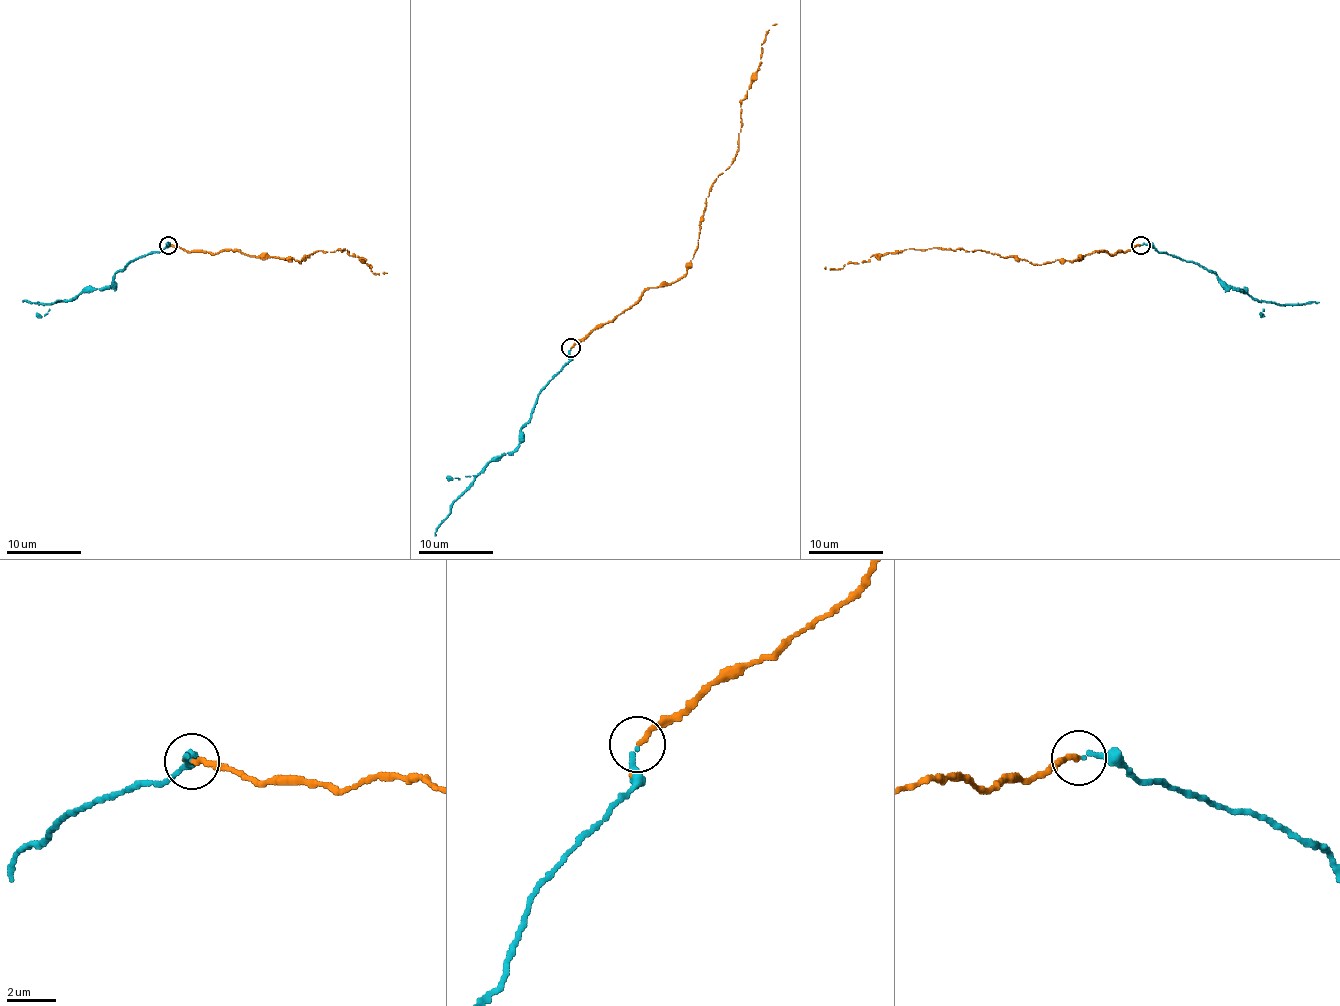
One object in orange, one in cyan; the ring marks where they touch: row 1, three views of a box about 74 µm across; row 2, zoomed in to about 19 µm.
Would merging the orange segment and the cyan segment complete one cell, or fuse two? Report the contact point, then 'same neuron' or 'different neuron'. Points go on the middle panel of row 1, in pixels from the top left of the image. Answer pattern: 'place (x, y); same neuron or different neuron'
place (570, 348); same neuron

